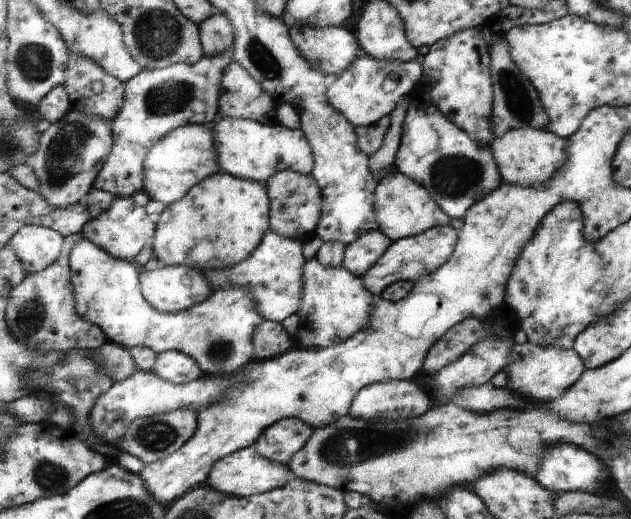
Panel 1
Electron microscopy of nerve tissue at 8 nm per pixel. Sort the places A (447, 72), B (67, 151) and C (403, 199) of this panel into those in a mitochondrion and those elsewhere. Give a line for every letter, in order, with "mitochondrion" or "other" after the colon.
A: other
B: mitochondrion
C: other

